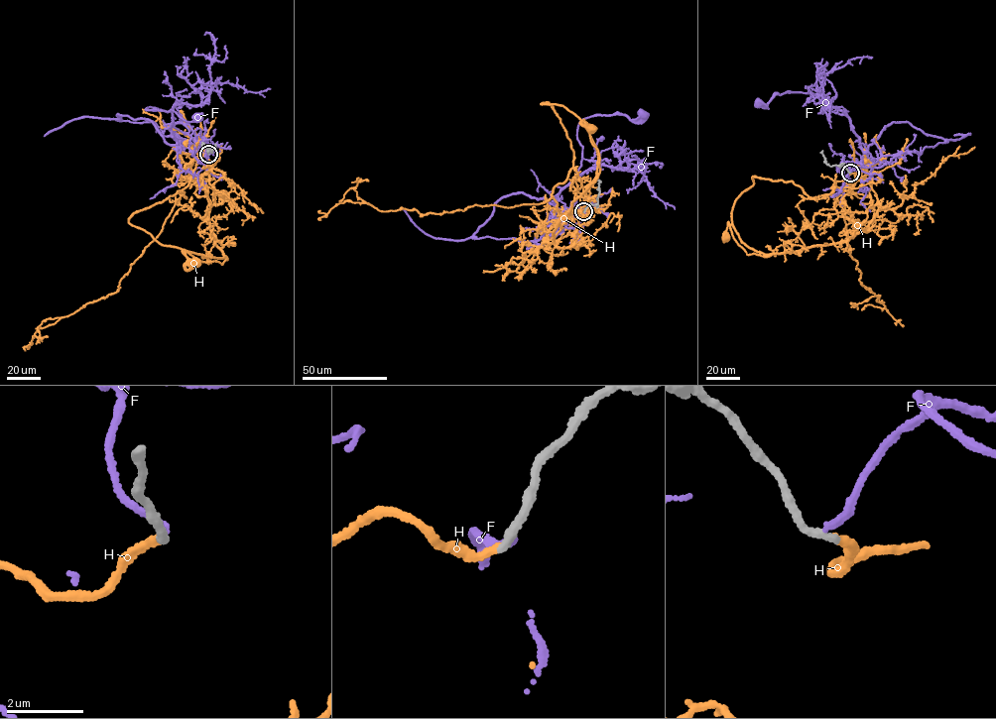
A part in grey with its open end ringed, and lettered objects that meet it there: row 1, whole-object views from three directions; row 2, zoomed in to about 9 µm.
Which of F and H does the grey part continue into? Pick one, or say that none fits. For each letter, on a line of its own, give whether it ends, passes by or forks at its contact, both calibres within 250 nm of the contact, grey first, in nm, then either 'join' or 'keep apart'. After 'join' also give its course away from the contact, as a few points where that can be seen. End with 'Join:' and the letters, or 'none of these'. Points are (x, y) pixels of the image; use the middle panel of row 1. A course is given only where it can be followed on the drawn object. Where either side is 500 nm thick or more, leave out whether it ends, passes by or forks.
F: it ends there; 240 nm thick on the grey side, 170 nm on the other; keep apart
H: it ends there; 200 nm thick on the grey side, 190 nm on the other; join; it runs (583, 212), (561, 213), (552, 194), (566, 180), (573, 152), (553, 106), (541, 104), (562, 105), (591, 128)
Join: H

